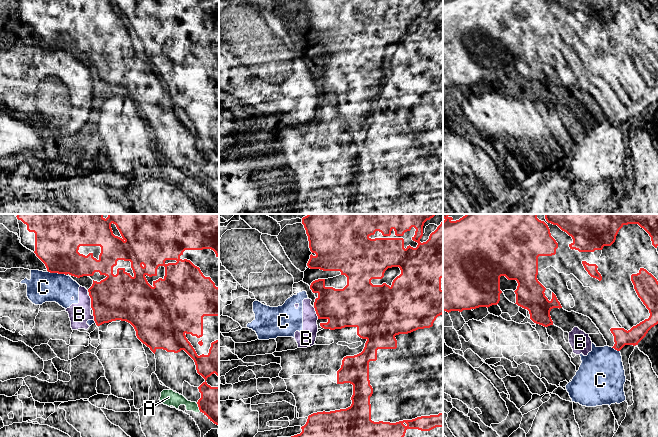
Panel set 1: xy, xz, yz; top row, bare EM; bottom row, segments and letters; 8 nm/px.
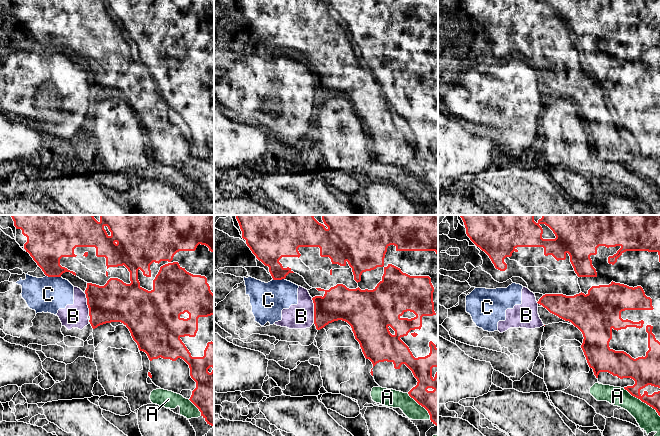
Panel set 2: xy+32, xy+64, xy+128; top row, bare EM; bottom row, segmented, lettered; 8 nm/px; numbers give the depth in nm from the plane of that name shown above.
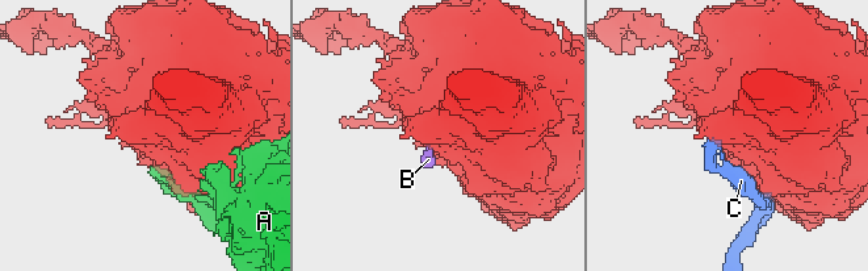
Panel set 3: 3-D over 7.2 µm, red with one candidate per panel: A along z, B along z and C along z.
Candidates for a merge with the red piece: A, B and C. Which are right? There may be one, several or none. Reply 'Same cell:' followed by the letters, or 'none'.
Same cell: none

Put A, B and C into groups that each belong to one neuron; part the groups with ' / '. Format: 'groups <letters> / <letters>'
groups A / B C

